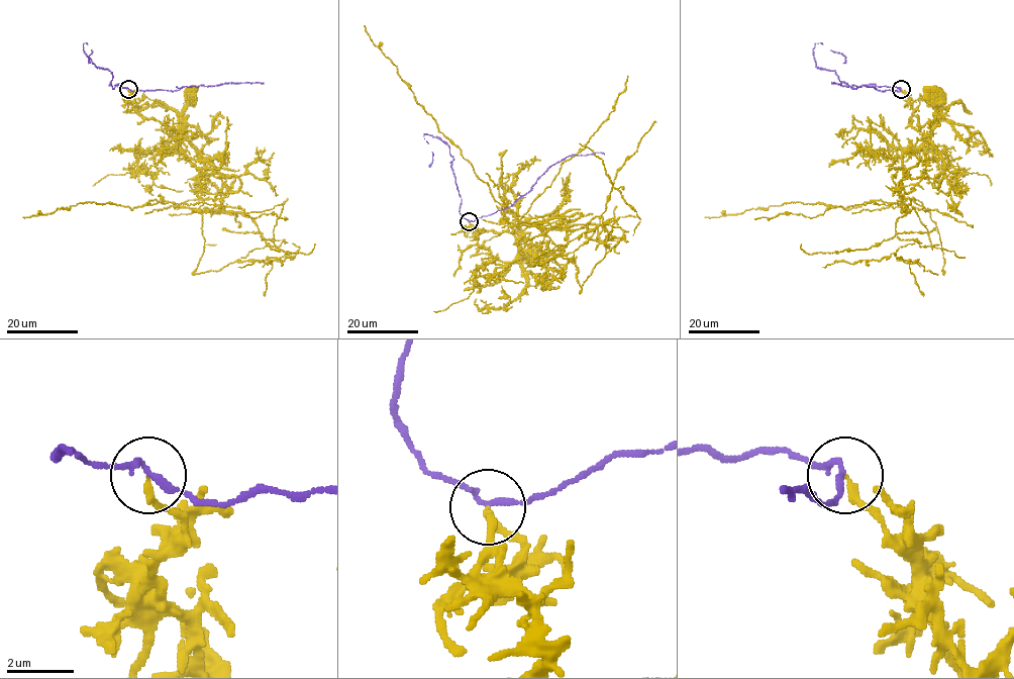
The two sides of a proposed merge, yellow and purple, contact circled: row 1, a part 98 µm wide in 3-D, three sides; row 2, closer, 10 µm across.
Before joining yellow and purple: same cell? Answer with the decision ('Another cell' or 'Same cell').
Another cell

